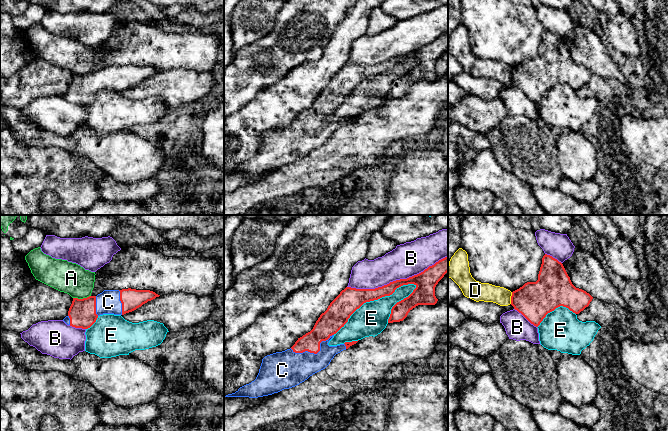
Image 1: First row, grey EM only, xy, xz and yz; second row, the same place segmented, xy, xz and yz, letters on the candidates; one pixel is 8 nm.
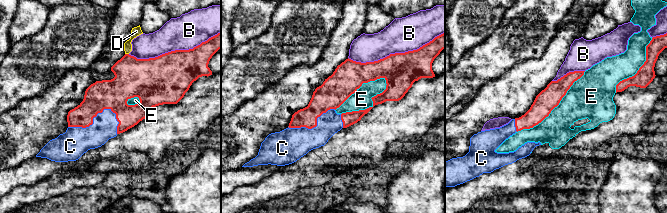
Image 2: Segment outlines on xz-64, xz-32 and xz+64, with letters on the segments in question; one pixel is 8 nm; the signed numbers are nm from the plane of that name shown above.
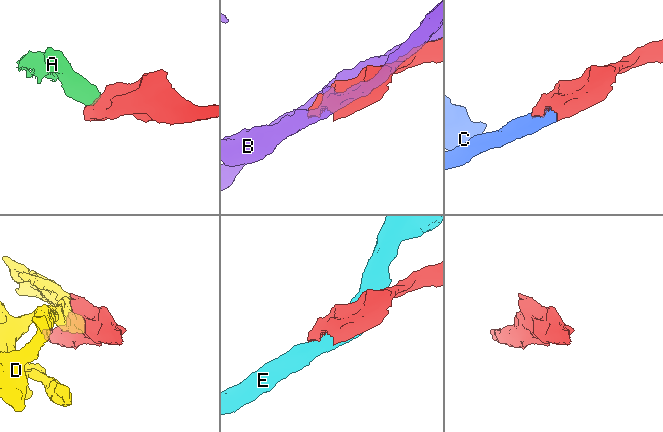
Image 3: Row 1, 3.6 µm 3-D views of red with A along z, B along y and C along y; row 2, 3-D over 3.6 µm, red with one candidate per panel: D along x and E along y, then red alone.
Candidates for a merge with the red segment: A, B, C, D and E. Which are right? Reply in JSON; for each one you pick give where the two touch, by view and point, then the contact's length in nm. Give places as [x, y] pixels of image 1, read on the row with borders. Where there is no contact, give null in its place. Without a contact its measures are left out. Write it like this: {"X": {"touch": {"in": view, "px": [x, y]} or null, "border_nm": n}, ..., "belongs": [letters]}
{"C": {"touch": {"in": "xz", "px": [314, 353]}, "border_nm": 360}, "belongs": ["C"]}

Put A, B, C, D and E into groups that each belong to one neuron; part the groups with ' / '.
A / B / C / D / E

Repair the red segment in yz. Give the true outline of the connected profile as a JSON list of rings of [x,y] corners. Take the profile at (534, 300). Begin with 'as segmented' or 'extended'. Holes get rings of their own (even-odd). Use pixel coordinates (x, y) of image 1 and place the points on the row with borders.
as segmented | [[[545,254],[536,282],[527,282],[512,292],[511,305],[531,324],[538,327],[546,315],[563,306],[579,314],[593,297],[576,288],[563,264]]]

